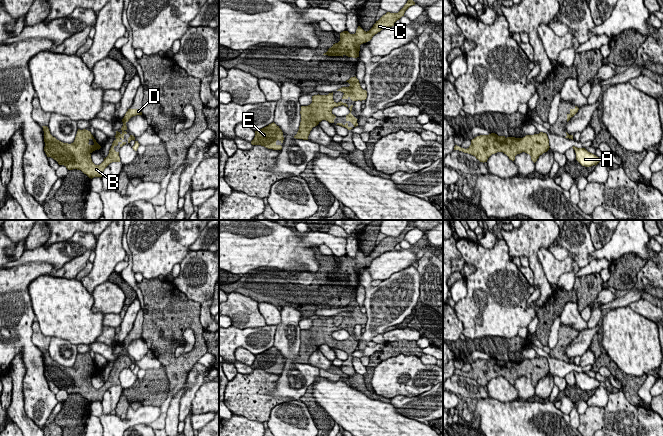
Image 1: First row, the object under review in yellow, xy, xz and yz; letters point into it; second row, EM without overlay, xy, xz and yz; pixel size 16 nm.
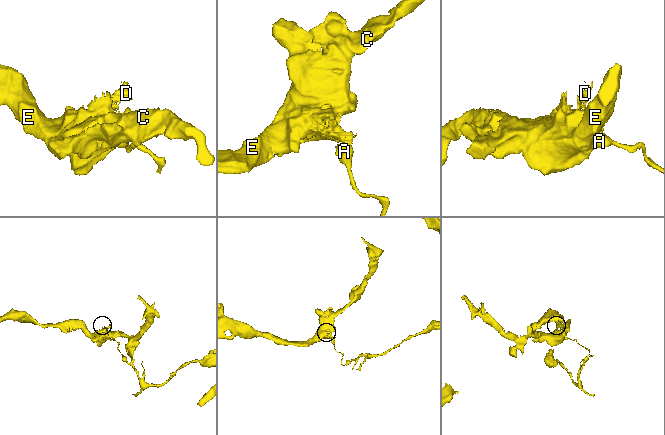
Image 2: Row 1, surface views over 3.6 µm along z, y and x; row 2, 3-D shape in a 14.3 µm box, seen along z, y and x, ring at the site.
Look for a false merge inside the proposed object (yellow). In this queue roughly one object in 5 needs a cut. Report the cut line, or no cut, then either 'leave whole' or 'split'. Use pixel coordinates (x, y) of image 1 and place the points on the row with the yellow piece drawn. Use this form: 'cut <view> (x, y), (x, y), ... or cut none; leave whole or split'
cut xy (131, 135), (133, 139); split

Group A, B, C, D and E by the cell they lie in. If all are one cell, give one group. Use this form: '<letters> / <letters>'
A / B C D E

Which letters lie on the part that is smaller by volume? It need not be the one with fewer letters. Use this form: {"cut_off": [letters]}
{"cut_off": ["A"]}

